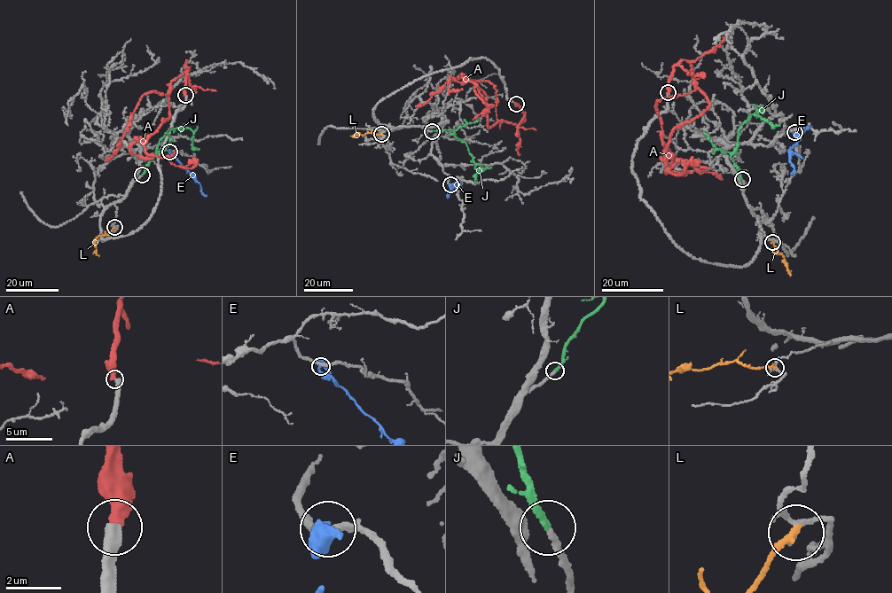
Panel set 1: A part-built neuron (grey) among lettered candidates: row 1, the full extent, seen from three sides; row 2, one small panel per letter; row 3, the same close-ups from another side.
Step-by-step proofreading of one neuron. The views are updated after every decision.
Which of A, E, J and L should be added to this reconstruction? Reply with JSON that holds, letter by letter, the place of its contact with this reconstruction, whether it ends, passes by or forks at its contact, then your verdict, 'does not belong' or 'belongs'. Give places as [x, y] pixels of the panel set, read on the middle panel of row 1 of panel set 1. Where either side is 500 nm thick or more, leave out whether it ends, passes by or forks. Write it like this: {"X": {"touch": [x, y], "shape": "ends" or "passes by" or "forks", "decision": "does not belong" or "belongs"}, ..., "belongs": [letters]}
{"A": {"touch": [516, 104], "shape": "ends", "decision": "does not belong"}, "E": {"touch": [450, 184], "shape": "ends", "decision": "does not belong"}, "J": {"touch": [432, 131], "shape": "ends", "decision": "belongs"}, "L": {"touch": [381, 134], "shape": "ends", "decision": "does not belong"}, "belongs": ["J"]}

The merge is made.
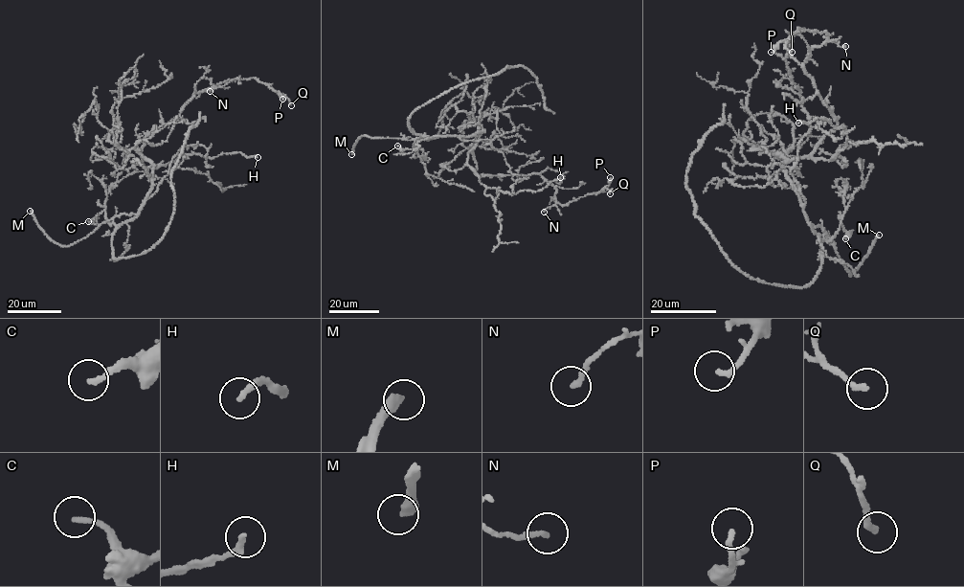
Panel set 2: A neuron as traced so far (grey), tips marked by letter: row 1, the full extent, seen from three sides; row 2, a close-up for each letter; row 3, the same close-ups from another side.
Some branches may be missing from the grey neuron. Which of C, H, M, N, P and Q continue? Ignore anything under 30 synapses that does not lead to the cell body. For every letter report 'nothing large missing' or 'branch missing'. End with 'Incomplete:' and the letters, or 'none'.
C: branch missing
H: nothing large missing
M: branch missing
N: nothing large missing
P: nothing large missing
Q: nothing large missing
Incomplete: C, M

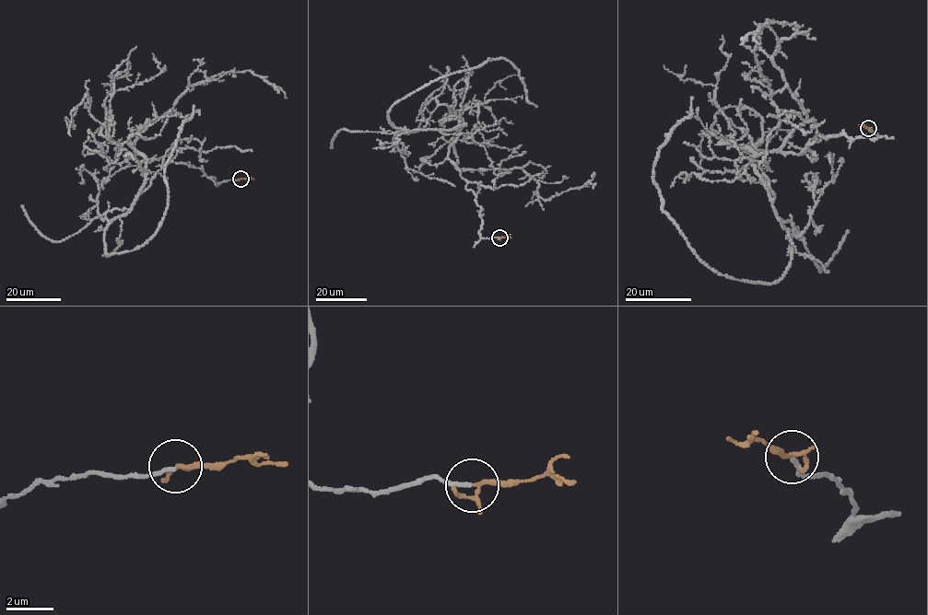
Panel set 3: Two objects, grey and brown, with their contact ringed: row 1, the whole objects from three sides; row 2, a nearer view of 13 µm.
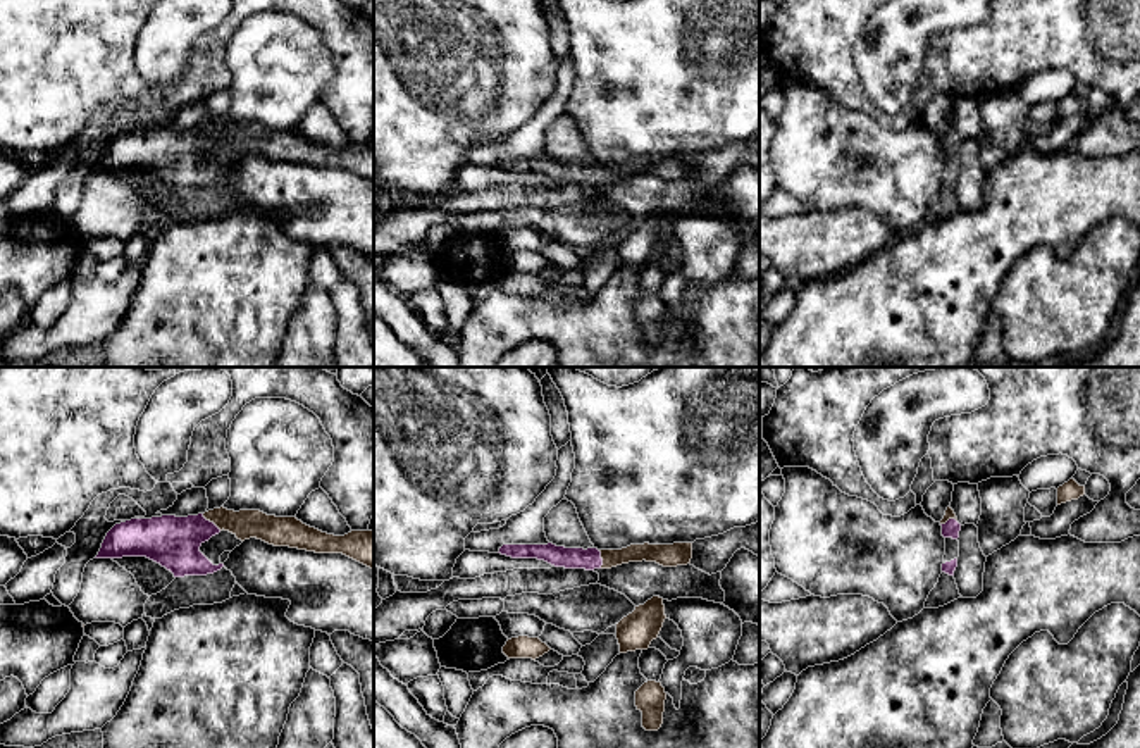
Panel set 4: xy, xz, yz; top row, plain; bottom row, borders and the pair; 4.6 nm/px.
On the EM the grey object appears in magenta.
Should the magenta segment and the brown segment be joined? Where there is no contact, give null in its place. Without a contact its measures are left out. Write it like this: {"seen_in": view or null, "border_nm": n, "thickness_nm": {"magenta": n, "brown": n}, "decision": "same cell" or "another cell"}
{"seen_in": "xy", "border_nm": 120, "thickness_nm": {"magenta": 240, "brown": 140}, "decision": "same cell"}

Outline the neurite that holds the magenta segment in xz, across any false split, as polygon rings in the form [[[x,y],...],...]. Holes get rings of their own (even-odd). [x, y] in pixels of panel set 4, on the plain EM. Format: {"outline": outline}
{"outline": [[[553,157],[548,159],[503,159],[501,169],[511,172],[537,172],[555,181],[565,183],[611,183],[629,176],[656,176],[663,181],[687,179],[692,172],[692,157],[673,159],[630,159],[622,164],[598,162],[565,162]]]}

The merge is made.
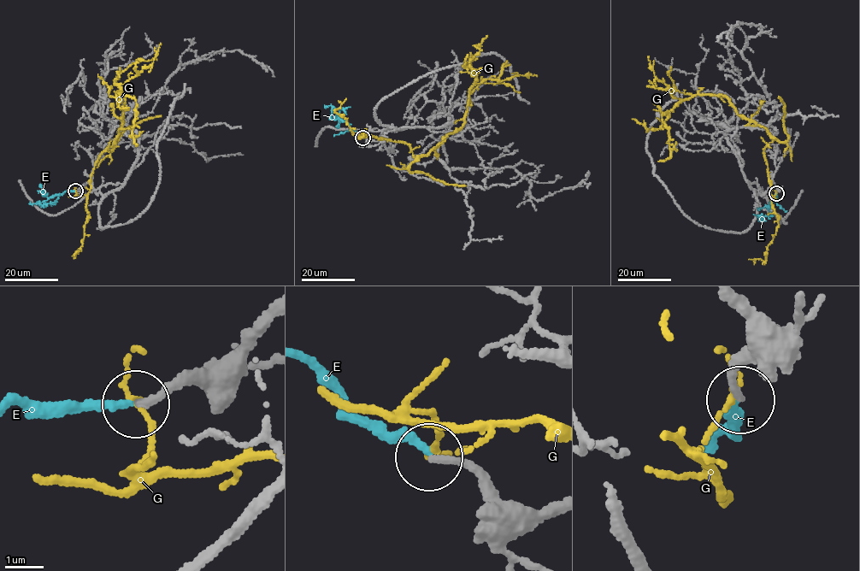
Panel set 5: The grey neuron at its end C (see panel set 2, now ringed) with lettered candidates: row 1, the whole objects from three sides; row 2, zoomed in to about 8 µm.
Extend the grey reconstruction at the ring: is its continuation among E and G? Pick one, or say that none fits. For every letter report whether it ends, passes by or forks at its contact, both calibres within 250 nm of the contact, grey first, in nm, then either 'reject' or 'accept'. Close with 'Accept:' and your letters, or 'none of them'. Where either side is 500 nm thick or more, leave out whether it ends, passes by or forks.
E: it ends; calibres 190 and 200 nm; accept
G: it passes by; calibres 190 and 100 nm; reject
Accept: E

